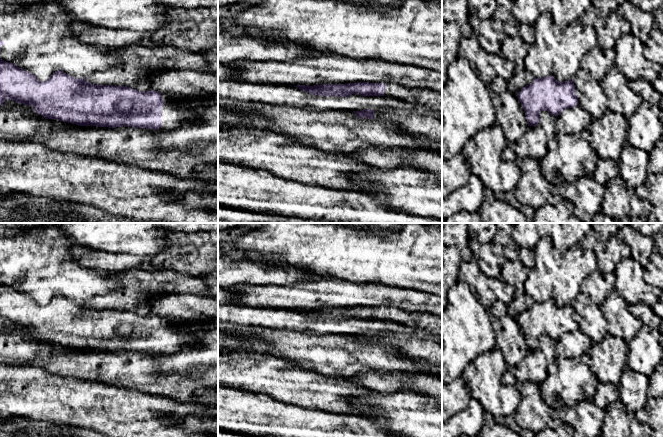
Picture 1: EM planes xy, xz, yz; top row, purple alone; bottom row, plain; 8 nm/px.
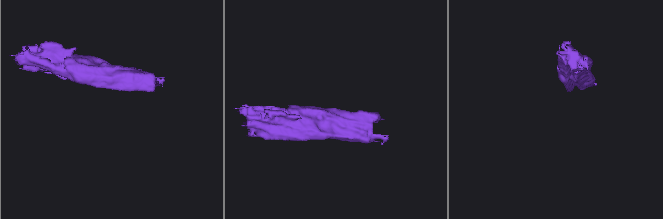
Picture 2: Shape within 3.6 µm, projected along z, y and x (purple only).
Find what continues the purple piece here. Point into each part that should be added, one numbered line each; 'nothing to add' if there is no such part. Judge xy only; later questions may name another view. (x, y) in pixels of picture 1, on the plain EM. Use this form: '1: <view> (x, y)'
1: xy (172, 341)

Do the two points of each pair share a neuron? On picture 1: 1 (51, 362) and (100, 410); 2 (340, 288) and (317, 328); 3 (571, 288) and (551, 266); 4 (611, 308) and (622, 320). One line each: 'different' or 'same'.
1: different
2: different
3: same
4: same

